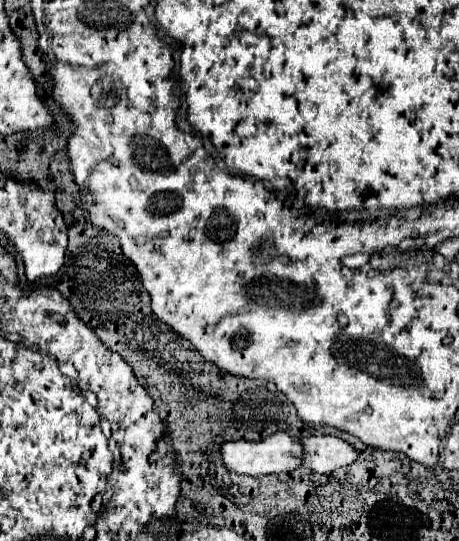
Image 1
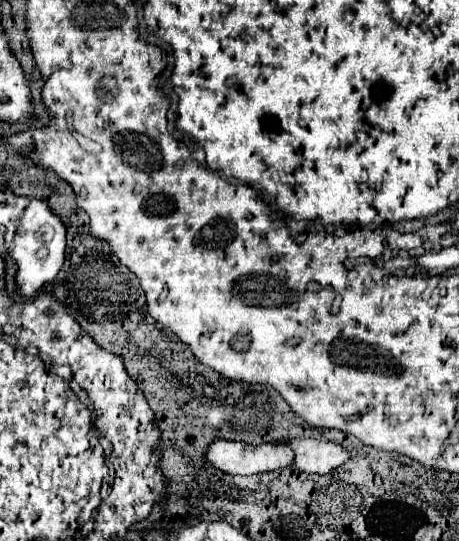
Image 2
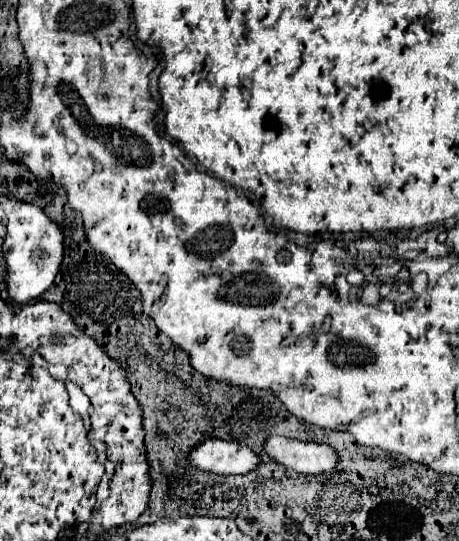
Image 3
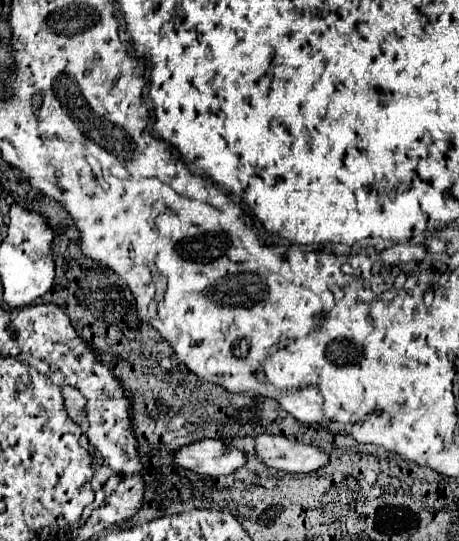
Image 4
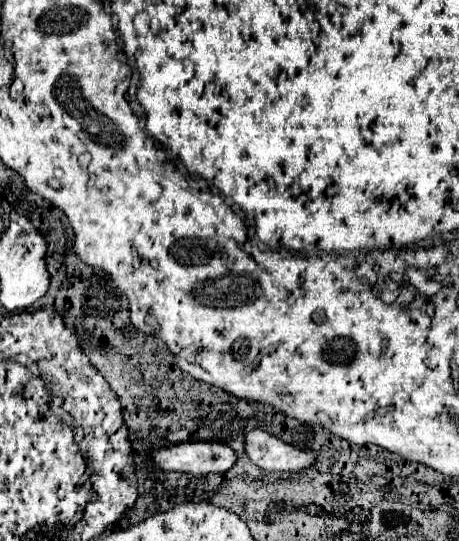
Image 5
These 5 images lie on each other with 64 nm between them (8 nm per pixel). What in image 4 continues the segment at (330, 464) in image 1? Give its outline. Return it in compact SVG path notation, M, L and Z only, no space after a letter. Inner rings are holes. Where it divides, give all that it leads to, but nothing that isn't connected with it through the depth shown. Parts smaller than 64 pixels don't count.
M262 434L256 438L256 454L268 468L284 472L316 472L330 462L330 456L318 446L290 442L284 436Z

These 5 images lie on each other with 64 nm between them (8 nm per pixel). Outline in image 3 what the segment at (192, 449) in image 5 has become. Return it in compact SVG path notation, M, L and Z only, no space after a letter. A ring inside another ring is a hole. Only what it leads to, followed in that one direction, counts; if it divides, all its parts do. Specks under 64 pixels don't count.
M208 438L190 452L190 462L206 472L228 476L228 474L248 474L256 470L262 462L270 460L268 456L262 458L262 454L256 454L246 444Z

